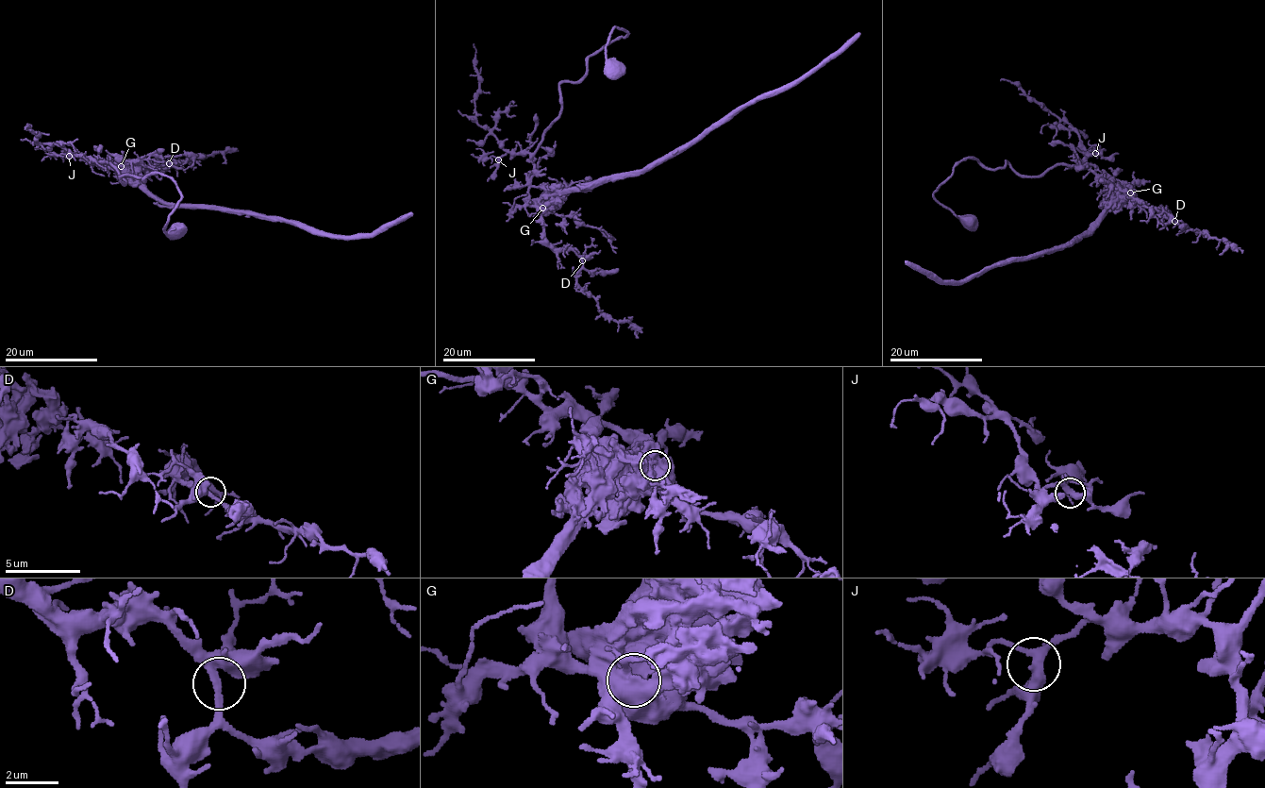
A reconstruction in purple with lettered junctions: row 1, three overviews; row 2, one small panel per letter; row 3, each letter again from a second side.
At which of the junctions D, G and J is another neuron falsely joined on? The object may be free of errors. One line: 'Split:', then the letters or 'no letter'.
Split: G

